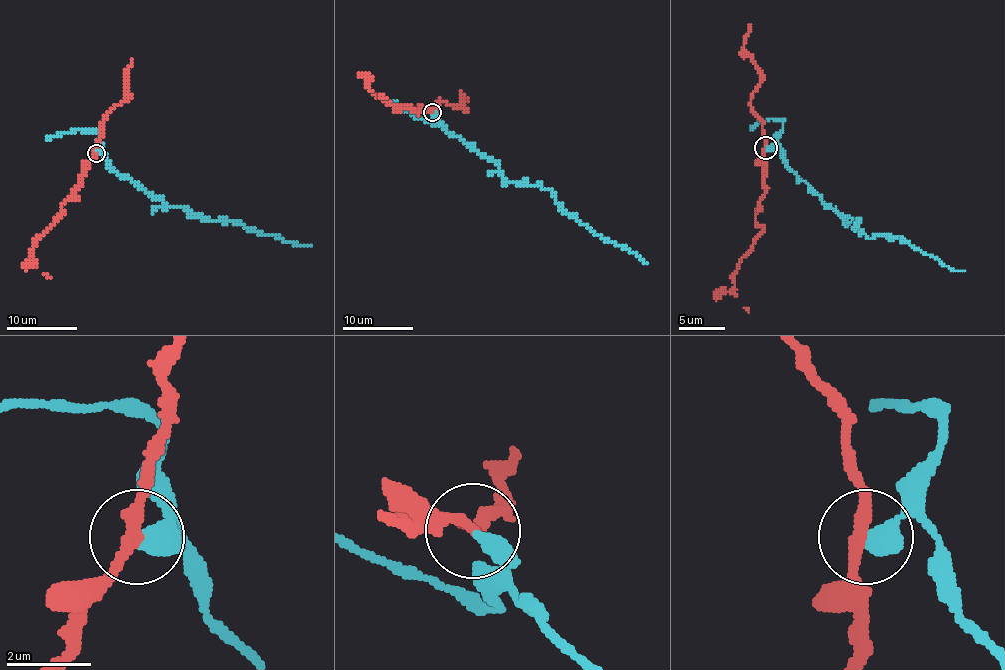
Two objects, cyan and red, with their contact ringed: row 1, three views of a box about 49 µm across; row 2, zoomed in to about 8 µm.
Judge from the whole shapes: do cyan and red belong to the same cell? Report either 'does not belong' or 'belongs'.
does not belong

